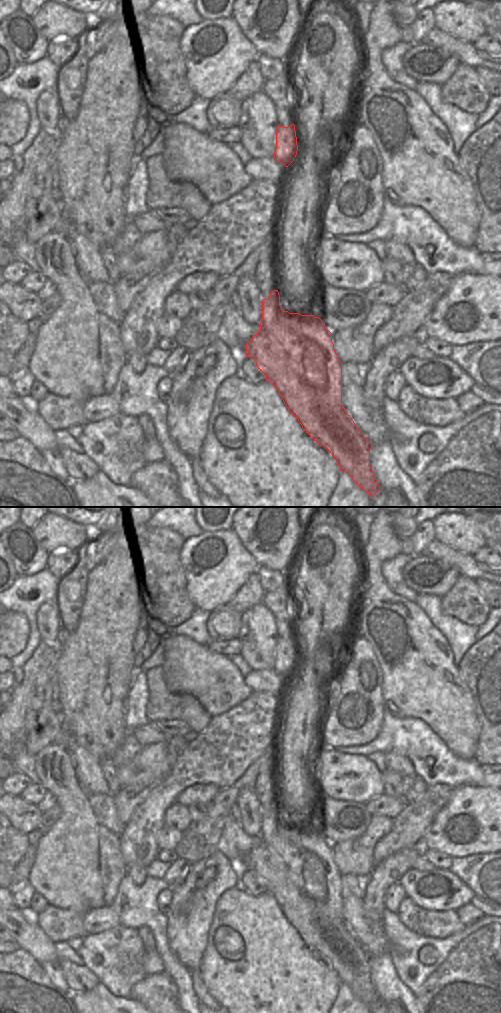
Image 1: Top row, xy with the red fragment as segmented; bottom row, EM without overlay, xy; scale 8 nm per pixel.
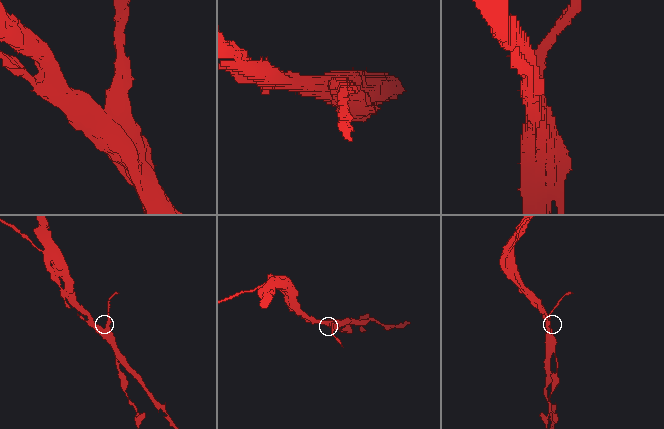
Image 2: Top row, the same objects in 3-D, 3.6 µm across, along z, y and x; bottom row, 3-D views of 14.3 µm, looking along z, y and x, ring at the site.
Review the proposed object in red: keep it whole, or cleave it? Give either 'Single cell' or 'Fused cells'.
Fused cells

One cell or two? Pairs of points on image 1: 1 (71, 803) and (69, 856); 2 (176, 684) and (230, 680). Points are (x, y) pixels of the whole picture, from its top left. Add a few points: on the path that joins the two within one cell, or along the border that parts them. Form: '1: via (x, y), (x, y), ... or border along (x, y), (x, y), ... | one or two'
1: via (71, 816), (71, 843) | one
2: via (189, 680), (217, 680) | one

